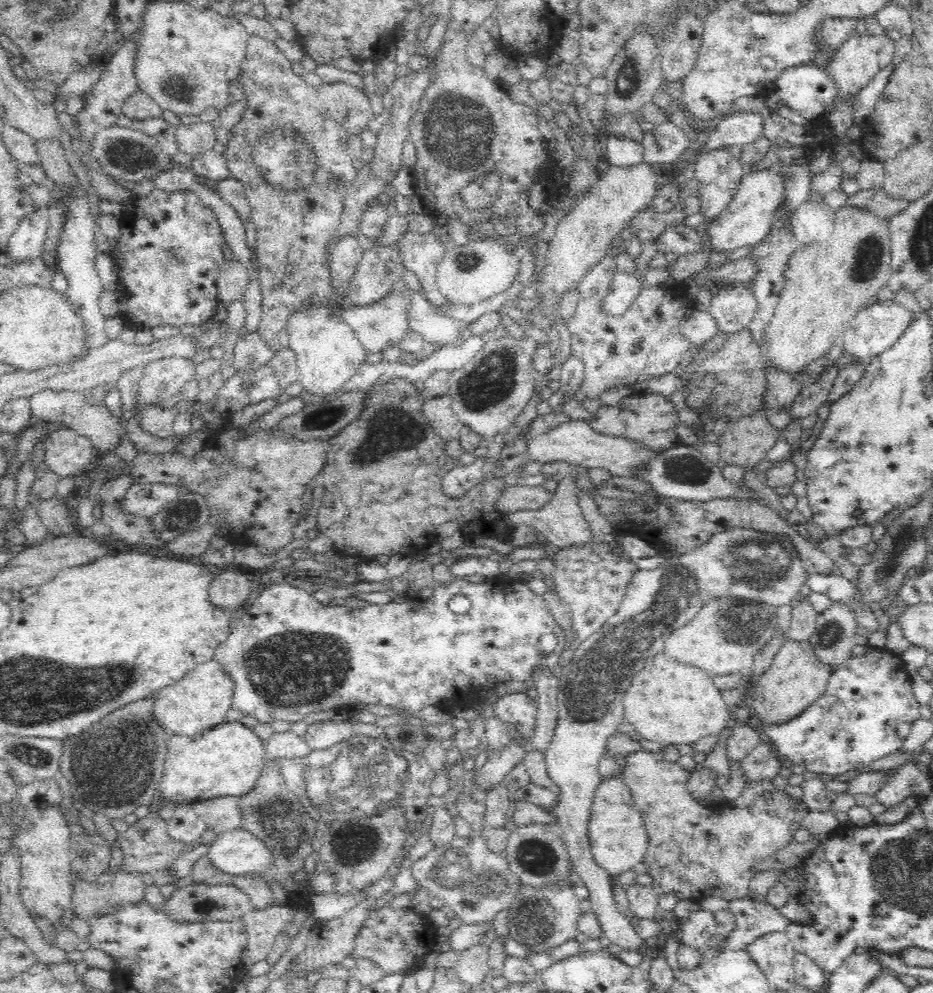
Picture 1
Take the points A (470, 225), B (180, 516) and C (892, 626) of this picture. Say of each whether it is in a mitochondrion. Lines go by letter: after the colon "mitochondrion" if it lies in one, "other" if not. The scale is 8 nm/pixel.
A: other
B: mitochondrion
C: other

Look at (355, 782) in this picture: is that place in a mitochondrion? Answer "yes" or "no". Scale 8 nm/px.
yes

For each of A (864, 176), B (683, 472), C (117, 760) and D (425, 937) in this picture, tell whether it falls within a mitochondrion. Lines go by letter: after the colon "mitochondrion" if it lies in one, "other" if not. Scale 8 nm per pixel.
A: other
B: mitochondrion
C: mitochondrion
D: other

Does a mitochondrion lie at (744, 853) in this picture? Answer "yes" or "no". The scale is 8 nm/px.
yes

